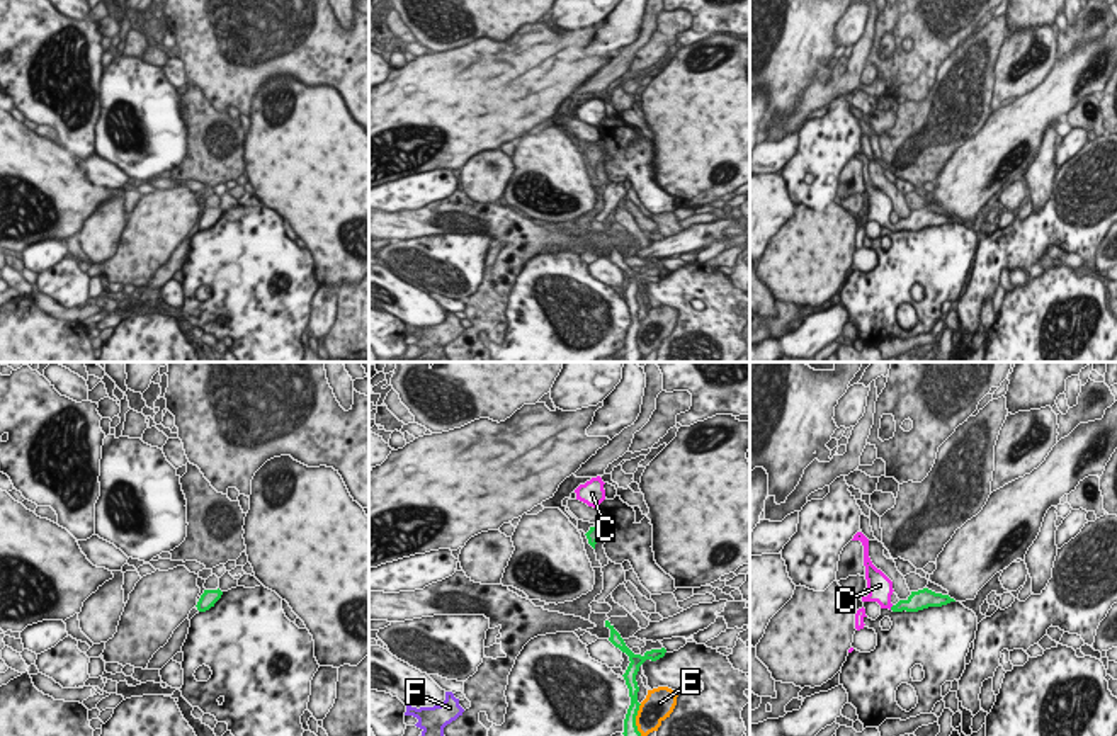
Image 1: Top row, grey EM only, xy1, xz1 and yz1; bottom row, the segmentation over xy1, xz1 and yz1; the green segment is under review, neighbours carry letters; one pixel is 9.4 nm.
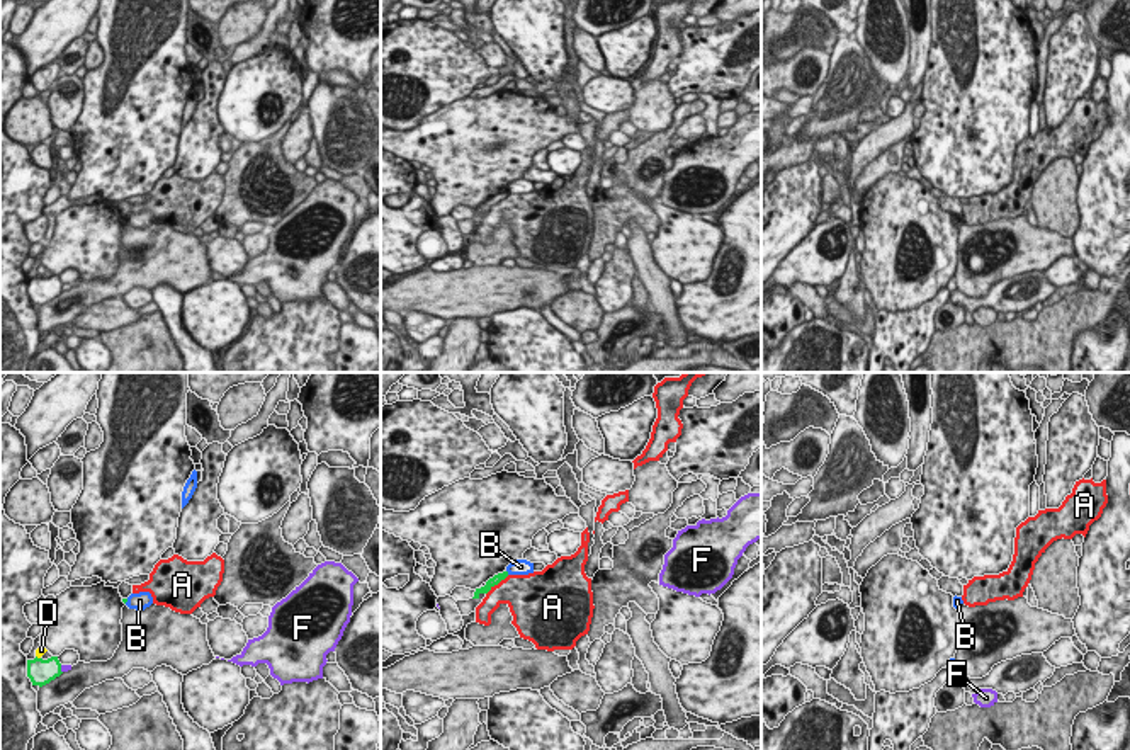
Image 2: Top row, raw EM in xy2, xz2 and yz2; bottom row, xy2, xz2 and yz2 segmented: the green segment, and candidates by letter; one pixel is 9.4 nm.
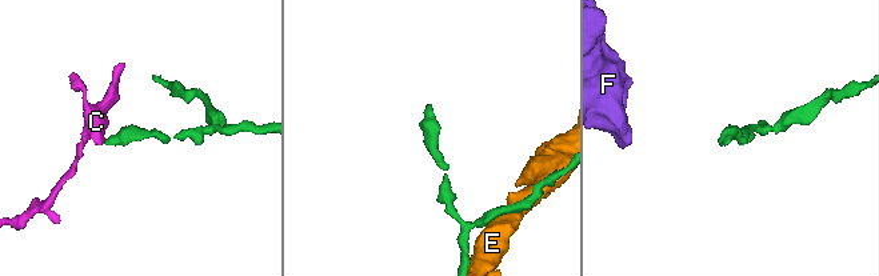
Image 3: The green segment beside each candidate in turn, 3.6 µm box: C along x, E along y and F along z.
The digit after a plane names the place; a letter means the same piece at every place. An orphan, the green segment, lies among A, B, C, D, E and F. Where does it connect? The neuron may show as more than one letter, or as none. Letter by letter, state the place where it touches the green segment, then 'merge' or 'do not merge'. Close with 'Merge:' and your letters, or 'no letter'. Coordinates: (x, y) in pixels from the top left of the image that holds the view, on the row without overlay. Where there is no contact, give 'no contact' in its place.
A: contact xz2 (497, 203); do not merge
B: contact xy2 (126, 220); do not merge
C: contact yz1 (891, 226); merge
D: contact xy2 (36, 276); do not merge
E: contact xz1 (635, 340); do not merge
F: contact xy2 (60, 288); do not merge
Merge: C

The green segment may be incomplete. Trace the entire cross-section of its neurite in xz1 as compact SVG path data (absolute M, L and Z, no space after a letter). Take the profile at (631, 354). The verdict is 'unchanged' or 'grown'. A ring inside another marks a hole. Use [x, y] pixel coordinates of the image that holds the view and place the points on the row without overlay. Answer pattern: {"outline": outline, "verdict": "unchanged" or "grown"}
{"outline": "M605 240L605 246L610 248L610 257L609 260L619 267L622 272L626 272L629 275L629 286L626 289L626 292L622 294L624 299L626 299L626 304L629 308L629 316L631 316L631 325L627 328L627 333L626 333L626 338L624 338L624 360L626 362L641 362L641 352L638 350L638 345L636 345L636 335L638 335L638 330L639 330L639 321L638 321L638 311L639 311L639 306L638 306L638 301L636 301L636 294L639 291L639 286L646 280L646 279L651 279L651 280L656 280L660 277L665 275L666 269L661 267L661 269L651 269L651 270L646 270L643 275L641 274L634 274L624 262L624 258L621 257L621 253L614 248L614 245Z", "verdict": "unchanged"}

